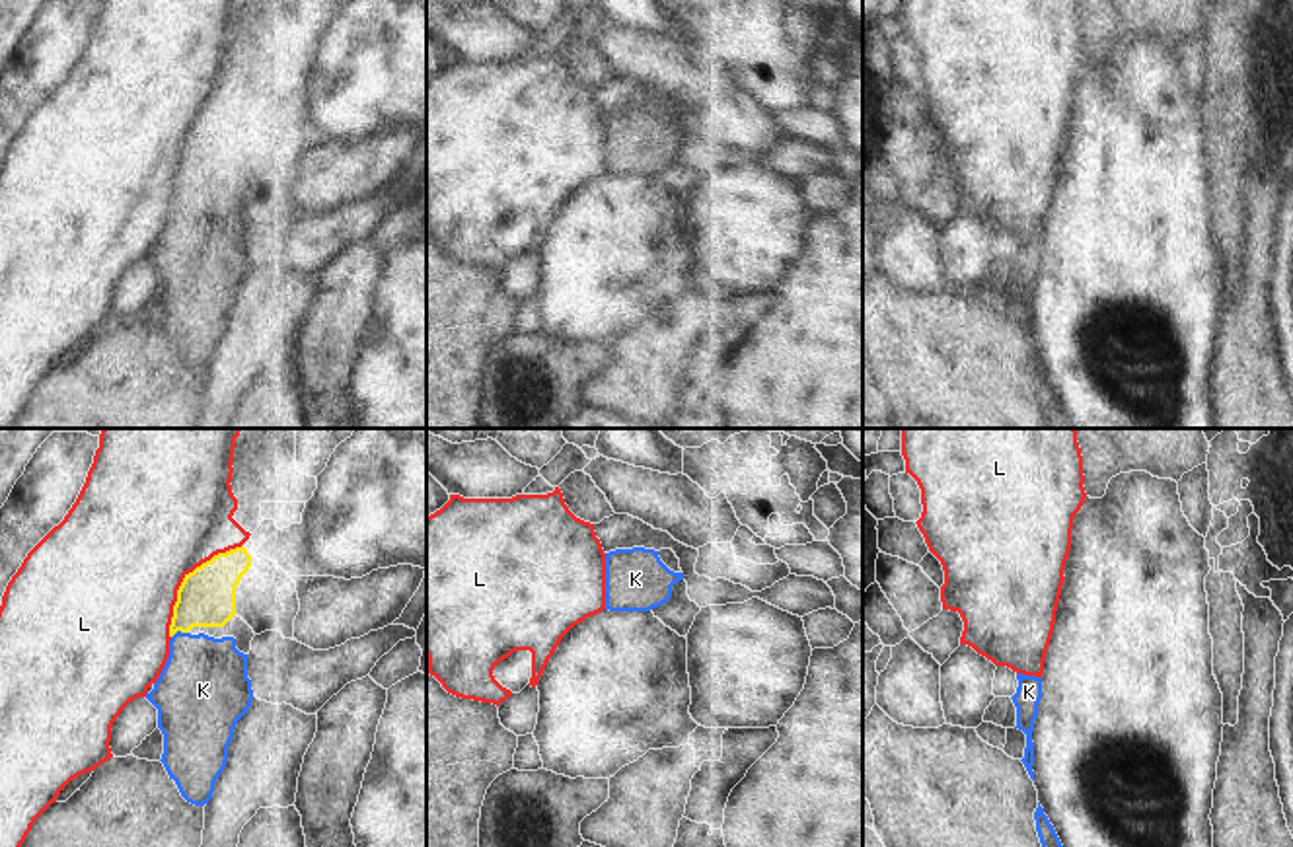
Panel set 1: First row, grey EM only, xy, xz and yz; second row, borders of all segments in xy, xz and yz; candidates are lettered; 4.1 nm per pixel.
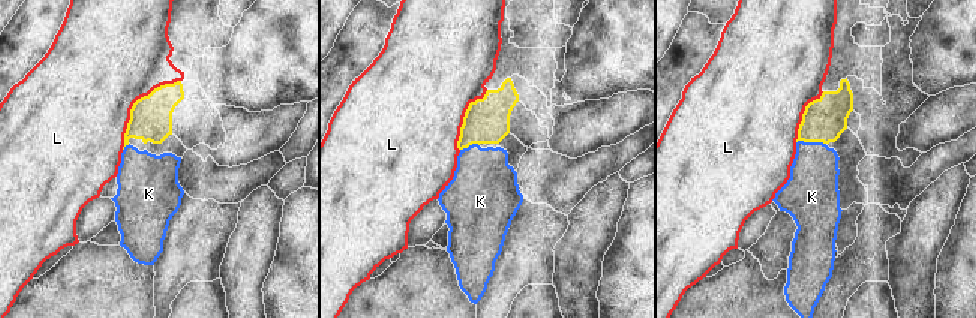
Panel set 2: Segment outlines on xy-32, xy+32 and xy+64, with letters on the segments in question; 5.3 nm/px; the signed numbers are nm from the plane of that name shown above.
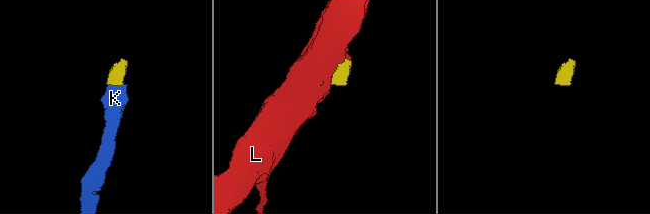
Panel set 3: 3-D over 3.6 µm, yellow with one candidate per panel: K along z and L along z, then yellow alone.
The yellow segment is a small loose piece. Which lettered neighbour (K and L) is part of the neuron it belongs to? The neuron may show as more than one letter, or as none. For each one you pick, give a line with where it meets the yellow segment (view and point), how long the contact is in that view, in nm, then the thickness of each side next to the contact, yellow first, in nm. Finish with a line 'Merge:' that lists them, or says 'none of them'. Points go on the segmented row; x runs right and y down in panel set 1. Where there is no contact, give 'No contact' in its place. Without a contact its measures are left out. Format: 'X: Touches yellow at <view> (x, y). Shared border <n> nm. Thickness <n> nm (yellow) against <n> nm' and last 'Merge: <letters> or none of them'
K: Touches yellow at xy (180, 629). Shared border 80 nm. Thickness 240 nm (yellow) against 360 nm
Merge: K.

